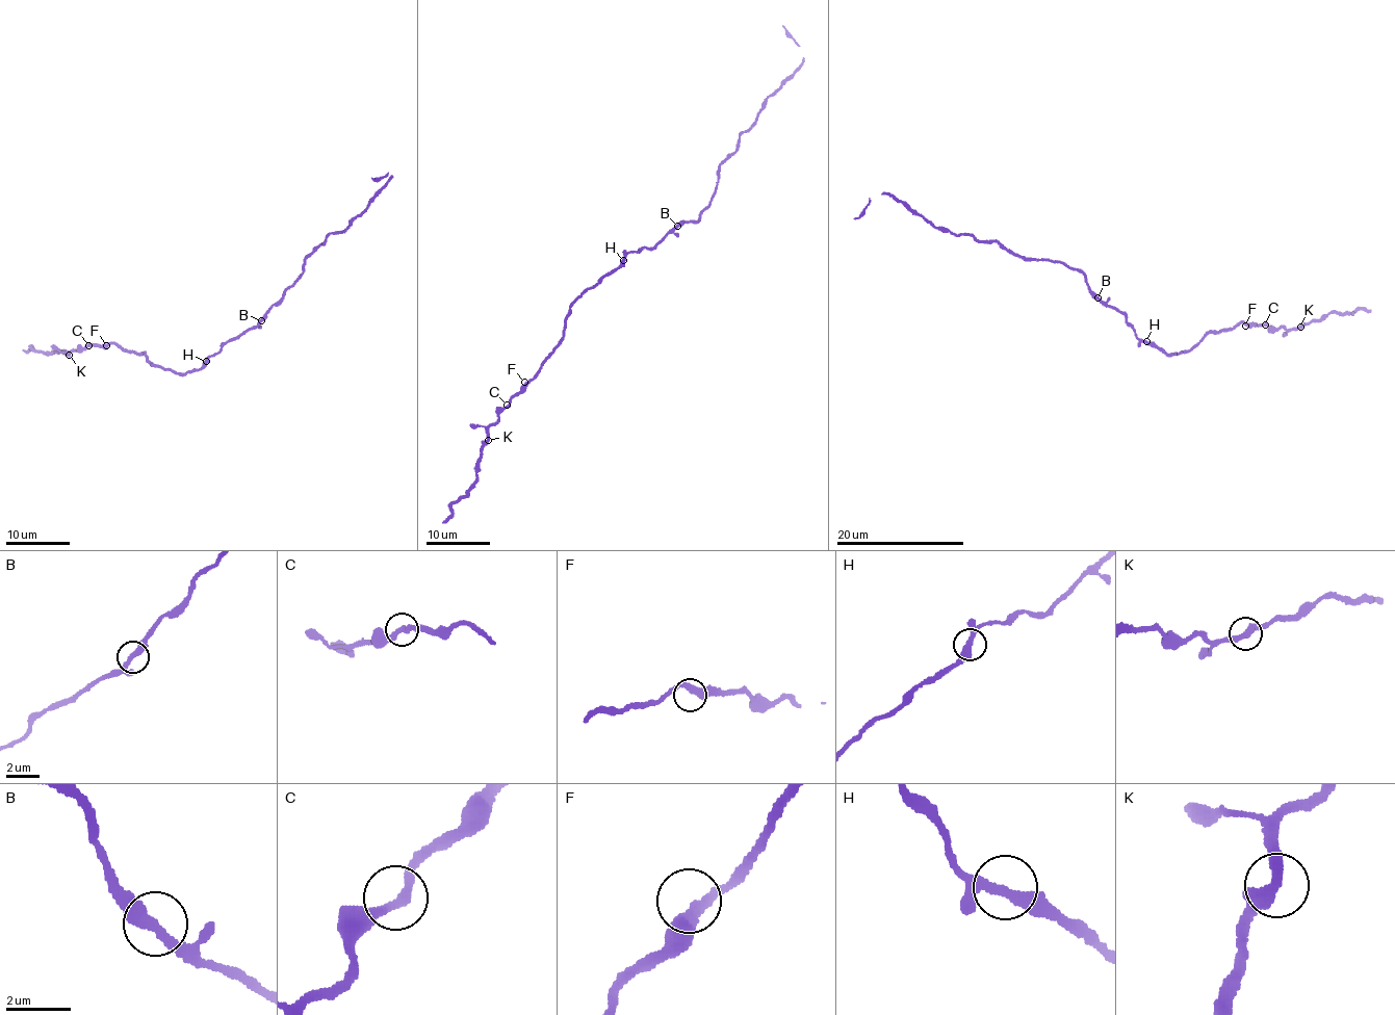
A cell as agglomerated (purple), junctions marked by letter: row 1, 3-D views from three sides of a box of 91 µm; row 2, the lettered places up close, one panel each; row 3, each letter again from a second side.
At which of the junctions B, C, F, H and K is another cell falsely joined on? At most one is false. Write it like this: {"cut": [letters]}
{"cut": ["K"]}

